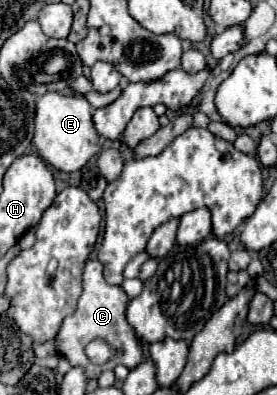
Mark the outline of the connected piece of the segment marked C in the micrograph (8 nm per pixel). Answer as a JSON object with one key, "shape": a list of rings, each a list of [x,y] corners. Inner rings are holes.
{"shape":[[[89,259],[87,265],[85,265],[85,271],[83,271],[83,295],[79,297],[79,307],[71,317],[67,317],[63,321],[61,331],[55,337],[57,355],[65,357],[71,363],[71,367],[83,367],[87,379],[99,377],[101,371],[113,369],[115,365],[125,365],[127,369],[135,369],[143,361],[143,349],[141,349],[141,345],[135,337],[133,327],[125,319],[125,307],[127,307],[125,291],[117,285],[105,283],[103,265],[97,259]],[[93,339],[103,339],[105,343],[109,343],[117,351],[117,355],[113,359],[109,359],[107,363],[103,363],[103,365],[91,363],[85,357],[83,347]]]}

